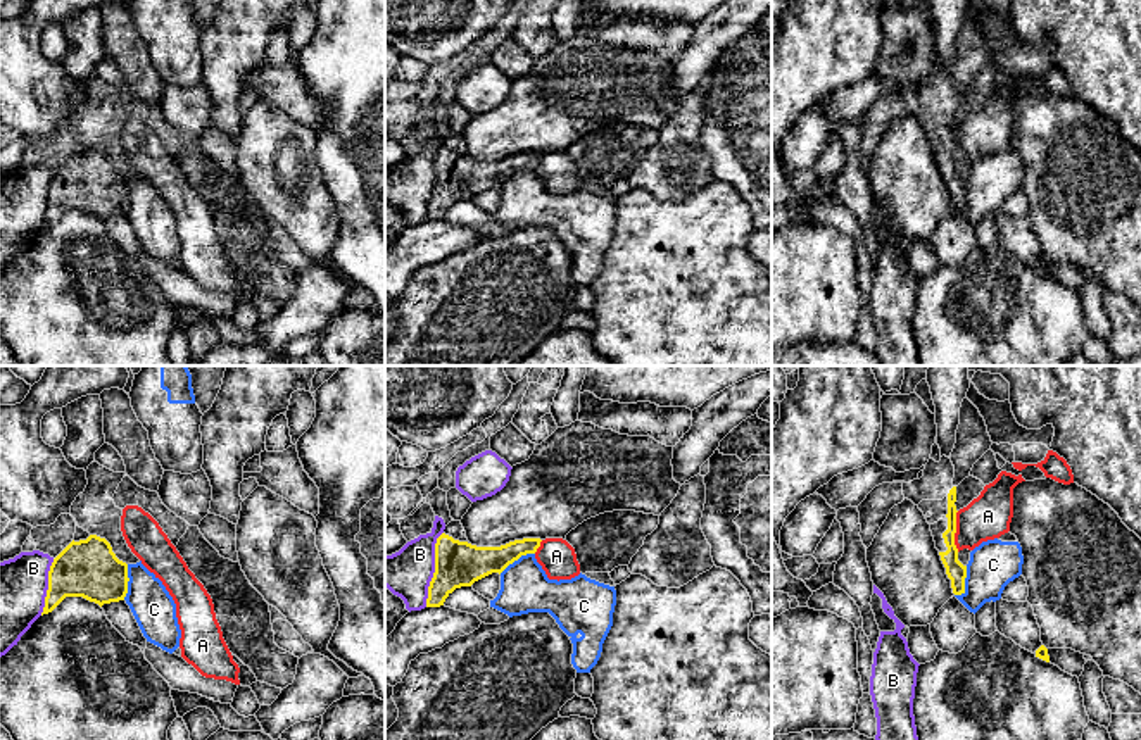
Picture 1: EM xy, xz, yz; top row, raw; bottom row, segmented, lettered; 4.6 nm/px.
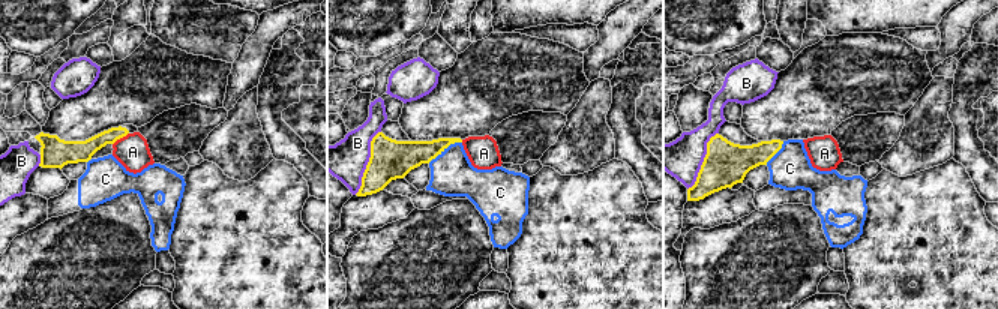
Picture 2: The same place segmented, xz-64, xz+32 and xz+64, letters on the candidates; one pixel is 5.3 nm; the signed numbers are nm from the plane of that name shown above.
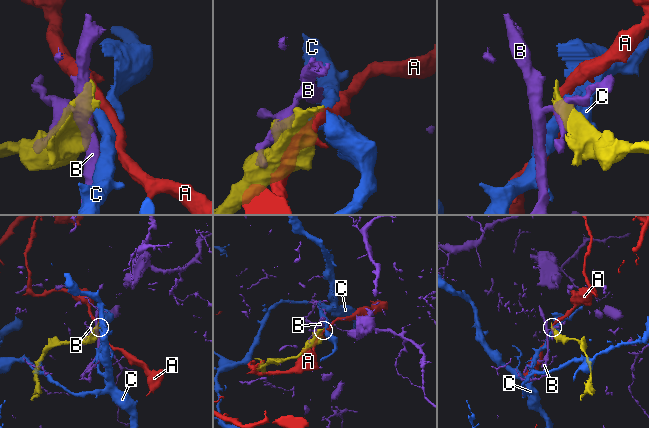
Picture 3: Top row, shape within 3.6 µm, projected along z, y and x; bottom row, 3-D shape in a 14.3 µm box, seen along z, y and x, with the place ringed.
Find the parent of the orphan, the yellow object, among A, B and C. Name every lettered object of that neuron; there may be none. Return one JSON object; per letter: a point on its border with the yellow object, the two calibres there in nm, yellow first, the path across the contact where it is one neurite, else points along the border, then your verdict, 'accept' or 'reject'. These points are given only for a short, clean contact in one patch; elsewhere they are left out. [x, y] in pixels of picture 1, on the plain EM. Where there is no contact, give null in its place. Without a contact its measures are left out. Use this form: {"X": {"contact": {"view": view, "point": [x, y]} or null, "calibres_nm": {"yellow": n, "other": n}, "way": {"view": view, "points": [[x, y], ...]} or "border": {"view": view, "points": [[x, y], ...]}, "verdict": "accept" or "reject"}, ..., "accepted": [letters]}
{"A": {"contact": {"view": "yz", "point": [955, 145]}, "calibres_nm": {"yellow": 90, "other": 200}, "border": {"view": "yz", "points": [[958, 125], [955, 138], [957, 164]]}, "verdict": "reject"}, "B": {"contact": {"view": "xz", "point": [435, 183]}, "calibres_nm": {"yellow": 220, "other": 220}, "verdict": "reject"}, "C": {"contact": {"view": "yz", "point": [964, 197]}, "calibres_nm": {"yellow": 90, "other": 220}, "border": {"view": "yz", "points": [[967, 180], [964, 204], [955, 209]]}, "verdict": "reject"}, "accepted": []}

